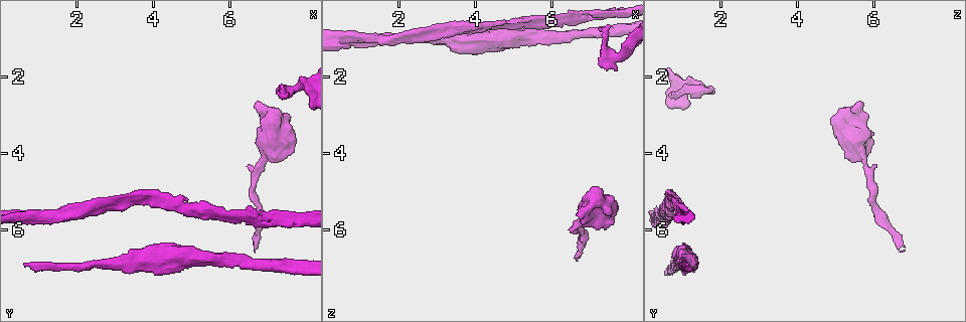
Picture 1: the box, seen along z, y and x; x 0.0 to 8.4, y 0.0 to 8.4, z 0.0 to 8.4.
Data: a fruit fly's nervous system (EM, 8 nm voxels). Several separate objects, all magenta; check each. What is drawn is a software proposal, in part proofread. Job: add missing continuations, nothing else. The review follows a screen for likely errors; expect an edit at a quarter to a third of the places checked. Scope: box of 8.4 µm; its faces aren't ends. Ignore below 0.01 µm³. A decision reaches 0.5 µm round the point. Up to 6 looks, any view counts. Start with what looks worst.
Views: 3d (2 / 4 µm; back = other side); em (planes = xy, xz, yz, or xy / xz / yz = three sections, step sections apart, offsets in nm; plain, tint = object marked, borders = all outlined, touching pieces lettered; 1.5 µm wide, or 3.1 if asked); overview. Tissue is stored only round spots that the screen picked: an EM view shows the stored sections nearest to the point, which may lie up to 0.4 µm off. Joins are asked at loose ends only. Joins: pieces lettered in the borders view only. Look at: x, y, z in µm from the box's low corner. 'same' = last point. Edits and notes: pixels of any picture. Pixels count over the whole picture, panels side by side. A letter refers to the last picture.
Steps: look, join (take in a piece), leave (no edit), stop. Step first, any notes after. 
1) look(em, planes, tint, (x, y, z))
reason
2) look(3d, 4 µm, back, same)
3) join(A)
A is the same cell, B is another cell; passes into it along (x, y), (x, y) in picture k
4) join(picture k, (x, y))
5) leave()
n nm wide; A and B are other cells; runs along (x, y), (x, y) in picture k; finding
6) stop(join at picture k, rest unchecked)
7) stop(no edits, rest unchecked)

look(em, planes, borders, (0.65, 6.90, 1.20))
an open end

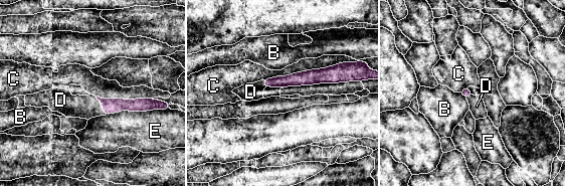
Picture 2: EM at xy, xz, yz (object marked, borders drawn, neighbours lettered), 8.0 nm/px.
join(D)
C touches over 550 nm; D is the same cell, B, C and E are other cells; it goes on there

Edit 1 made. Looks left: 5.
look(em, xz, step 8, borders, (7.55, 2.45, 0.70))
branch stops here

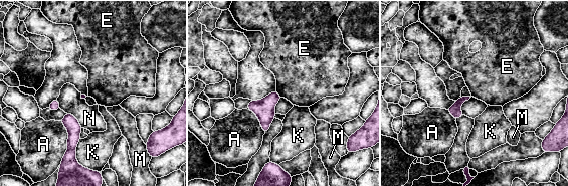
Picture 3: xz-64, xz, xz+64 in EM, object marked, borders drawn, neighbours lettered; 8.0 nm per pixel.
leave()
A, E, K, M and N are other cells; border along (275, 90), (281, 97) in picture 3; no lettered piece goes on from it

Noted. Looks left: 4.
look(em, yz, step 4, tint, (6.65, 6.55, 6.75))

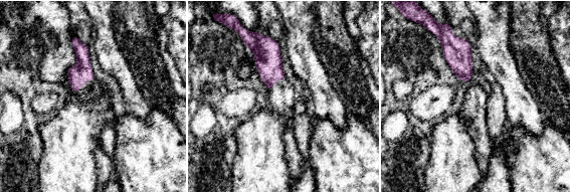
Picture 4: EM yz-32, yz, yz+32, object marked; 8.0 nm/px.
look(em, planes, borders, same)

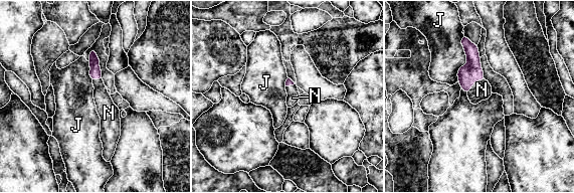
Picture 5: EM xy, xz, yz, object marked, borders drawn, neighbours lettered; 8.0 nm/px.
join(N)
J touches over 380 nm; N is the same cell, J is another cell; the cell continues

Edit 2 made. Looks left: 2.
stop(join at picture 2, join at picture 5, rest unchecked)

